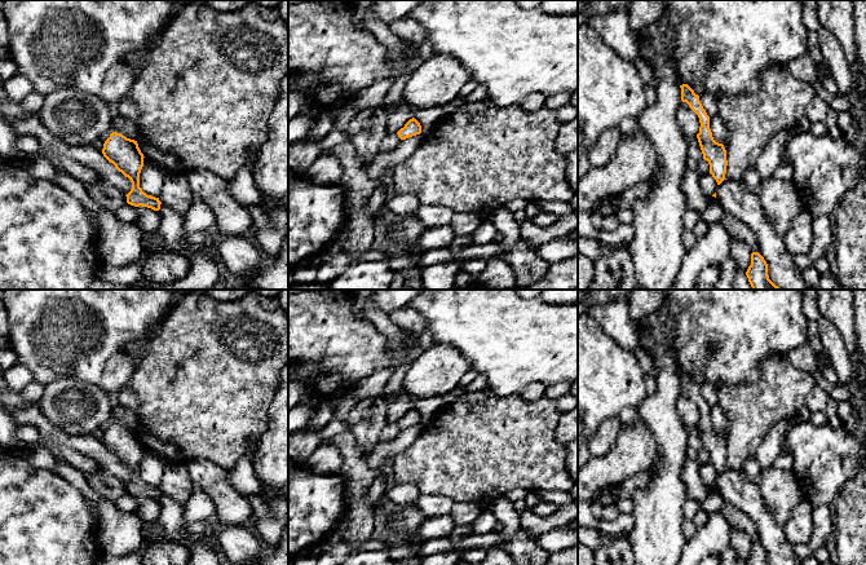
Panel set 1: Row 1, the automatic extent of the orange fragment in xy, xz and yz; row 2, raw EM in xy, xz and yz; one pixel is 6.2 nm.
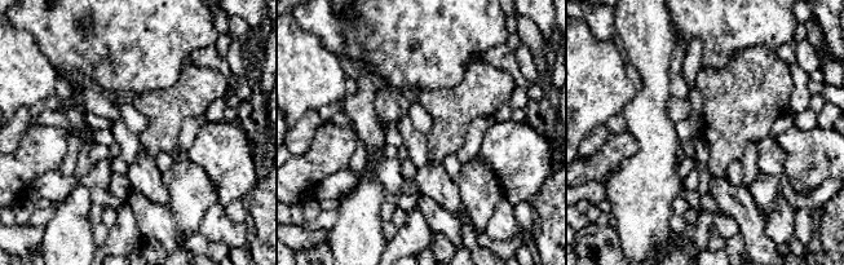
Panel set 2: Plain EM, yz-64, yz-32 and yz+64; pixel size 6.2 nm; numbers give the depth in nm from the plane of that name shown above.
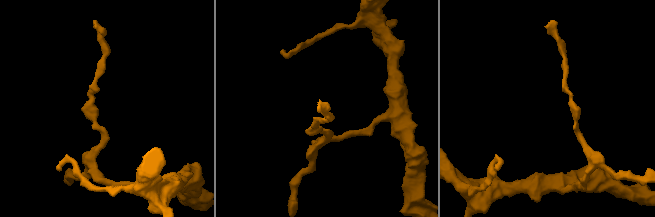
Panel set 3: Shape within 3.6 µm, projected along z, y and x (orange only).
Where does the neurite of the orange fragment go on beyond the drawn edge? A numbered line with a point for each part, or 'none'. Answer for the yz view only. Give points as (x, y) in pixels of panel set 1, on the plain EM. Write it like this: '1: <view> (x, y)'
none

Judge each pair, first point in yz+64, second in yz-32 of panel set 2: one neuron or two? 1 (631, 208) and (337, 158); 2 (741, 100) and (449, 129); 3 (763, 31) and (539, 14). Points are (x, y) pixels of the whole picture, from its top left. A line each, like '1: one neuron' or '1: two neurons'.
1: two neurons
2: one neuron
3: two neurons

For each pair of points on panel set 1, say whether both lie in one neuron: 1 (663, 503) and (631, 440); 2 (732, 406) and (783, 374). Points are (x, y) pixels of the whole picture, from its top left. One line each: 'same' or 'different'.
1: different
2: same

